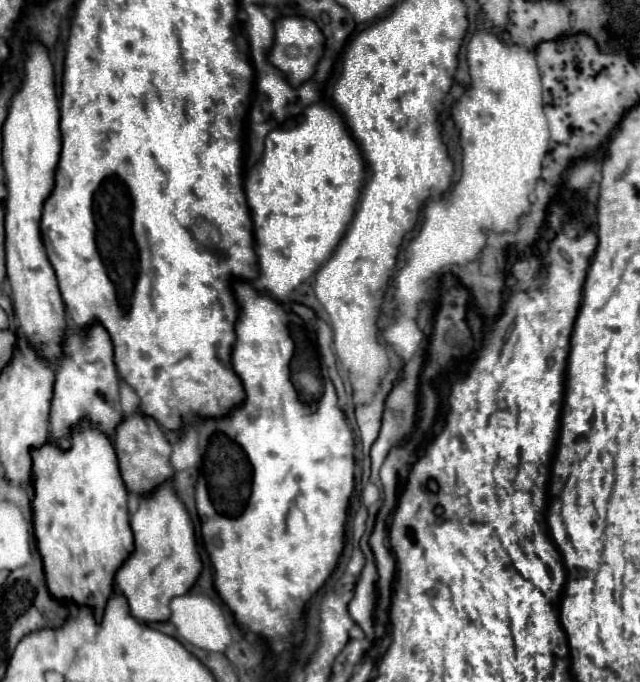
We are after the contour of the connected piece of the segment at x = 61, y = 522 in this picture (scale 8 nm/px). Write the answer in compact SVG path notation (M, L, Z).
M80 422L72 428L70 448L62 450L52 442L32 448L32 516L38 552L42 556L48 590L56 598L70 598L76 604L90 606L100 620L102 610L112 594L116 570L132 552L132 530L128 520L128 490L120 478L116 452L108 436L92 422Z

